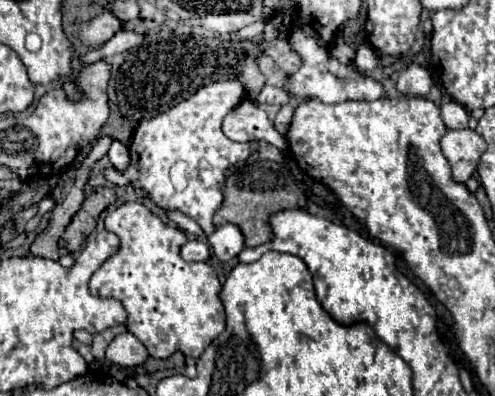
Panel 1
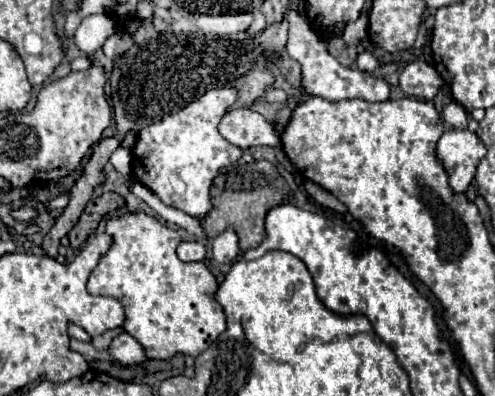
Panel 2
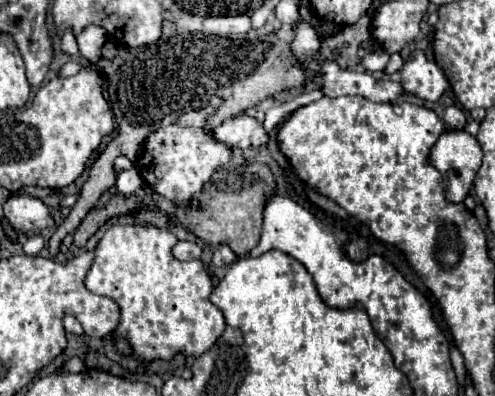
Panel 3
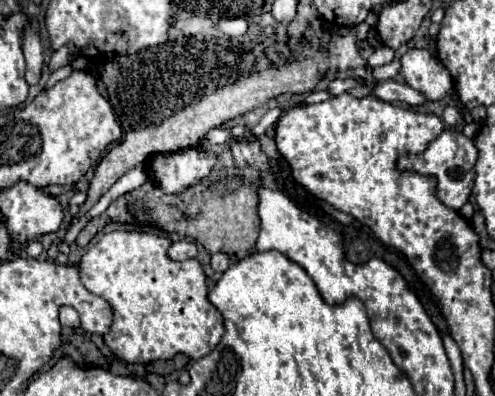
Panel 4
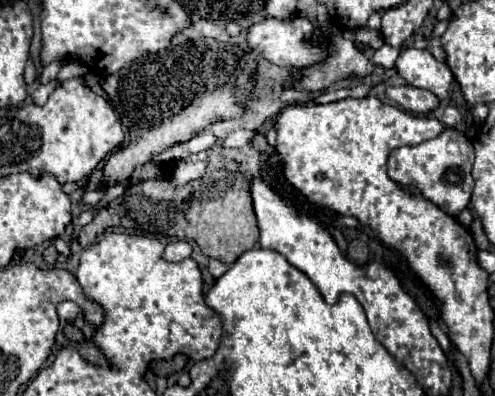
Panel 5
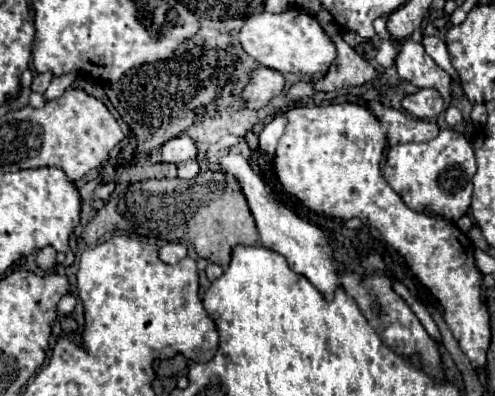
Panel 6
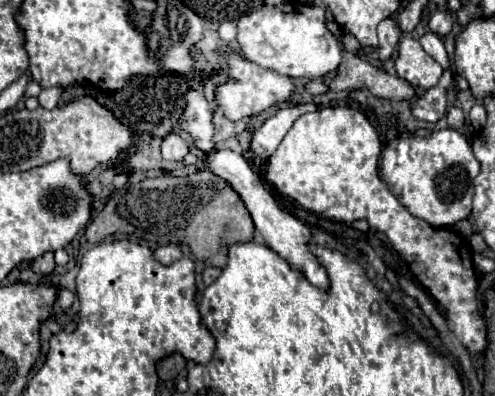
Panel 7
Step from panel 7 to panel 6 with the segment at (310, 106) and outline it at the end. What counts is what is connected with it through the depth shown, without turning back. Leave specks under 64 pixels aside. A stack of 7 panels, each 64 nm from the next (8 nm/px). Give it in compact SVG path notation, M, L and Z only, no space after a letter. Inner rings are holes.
M284 112L276 114L266 126L264 130L258 134L258 150L264 152L264 154L274 154L276 150L276 144L280 140L280 136L284 134L284 128L288 124L288 118Z

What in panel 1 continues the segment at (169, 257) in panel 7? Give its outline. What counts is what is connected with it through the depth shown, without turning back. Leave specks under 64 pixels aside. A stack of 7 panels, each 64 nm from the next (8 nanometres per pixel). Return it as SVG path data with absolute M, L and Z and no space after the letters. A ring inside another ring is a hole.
M192 240L192 242L186 242L186 244L182 246L180 254L182 254L182 258L184 258L186 262L202 262L202 260L208 260L210 250L208 250L208 246L206 246L204 242Z

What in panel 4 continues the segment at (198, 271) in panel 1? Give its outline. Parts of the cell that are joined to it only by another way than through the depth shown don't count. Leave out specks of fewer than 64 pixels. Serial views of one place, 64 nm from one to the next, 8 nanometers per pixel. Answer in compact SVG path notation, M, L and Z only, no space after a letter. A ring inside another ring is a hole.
M110 232L102 236L82 258L80 258L80 280L88 292L104 298L112 306L112 324L104 334L106 346L128 364L146 364L154 360L169 360L178 352L191 360L208 356L224 334L222 314L208 302L206 276L198 260L174 262L166 256L170 246L168 238L152 232Z

